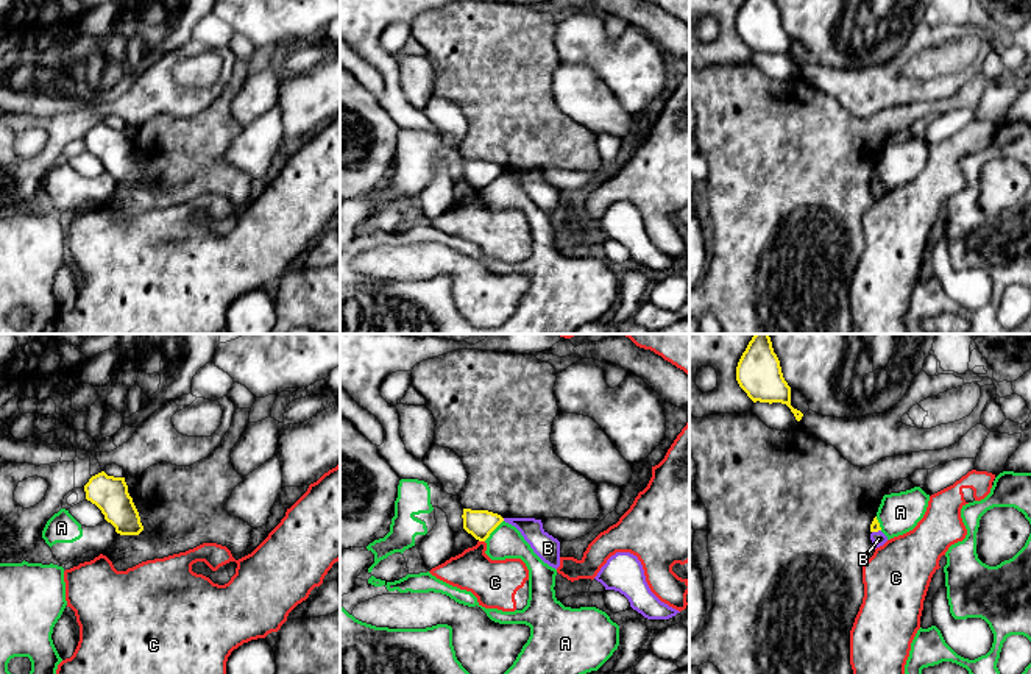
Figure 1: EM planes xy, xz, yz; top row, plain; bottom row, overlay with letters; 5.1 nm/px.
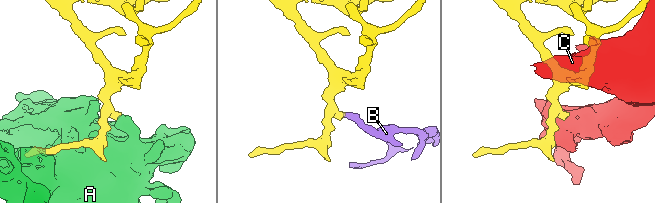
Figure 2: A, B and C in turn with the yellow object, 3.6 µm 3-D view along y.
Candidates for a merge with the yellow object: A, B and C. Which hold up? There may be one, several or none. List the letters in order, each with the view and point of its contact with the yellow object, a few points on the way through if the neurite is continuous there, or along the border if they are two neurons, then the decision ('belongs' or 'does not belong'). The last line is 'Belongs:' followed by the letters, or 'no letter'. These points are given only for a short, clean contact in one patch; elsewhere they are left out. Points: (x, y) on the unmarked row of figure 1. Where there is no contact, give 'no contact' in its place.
A: meets yellow in xz at (493, 180); does not belong
B: meets yellow in yz at (875, 181); border along yz (880, 180), (872, 183); does not belong
C: meets yellow in xz at (482, 191); does not belong
Belongs: no letter

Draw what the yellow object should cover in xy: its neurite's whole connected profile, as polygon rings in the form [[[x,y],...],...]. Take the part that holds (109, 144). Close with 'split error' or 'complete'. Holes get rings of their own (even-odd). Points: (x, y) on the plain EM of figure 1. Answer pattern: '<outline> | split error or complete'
[[[101,122],[89,129],[84,142],[86,150],[101,161],[105,170],[115,178],[117,184],[139,186],[143,181],[125,128],[108,126]]] | complete

